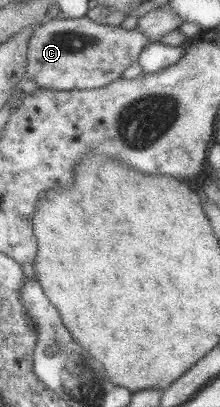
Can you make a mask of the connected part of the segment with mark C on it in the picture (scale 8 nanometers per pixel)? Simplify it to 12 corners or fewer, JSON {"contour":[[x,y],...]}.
{"contour":[[56,17],[27,40],[24,79],[101,88],[151,44],[139,29]]}

